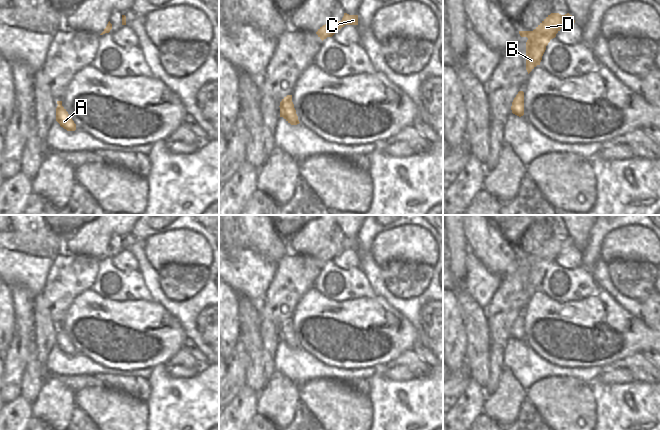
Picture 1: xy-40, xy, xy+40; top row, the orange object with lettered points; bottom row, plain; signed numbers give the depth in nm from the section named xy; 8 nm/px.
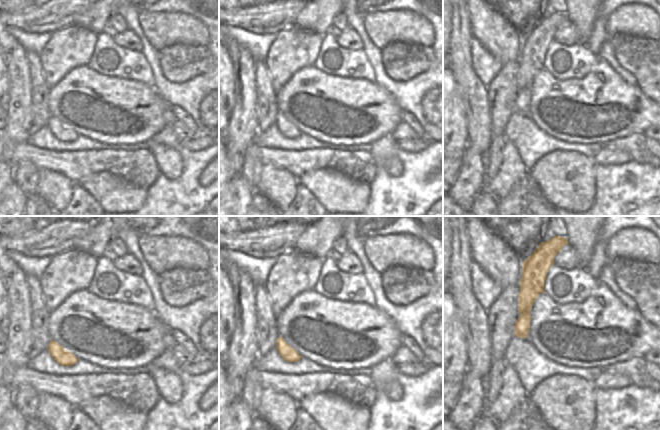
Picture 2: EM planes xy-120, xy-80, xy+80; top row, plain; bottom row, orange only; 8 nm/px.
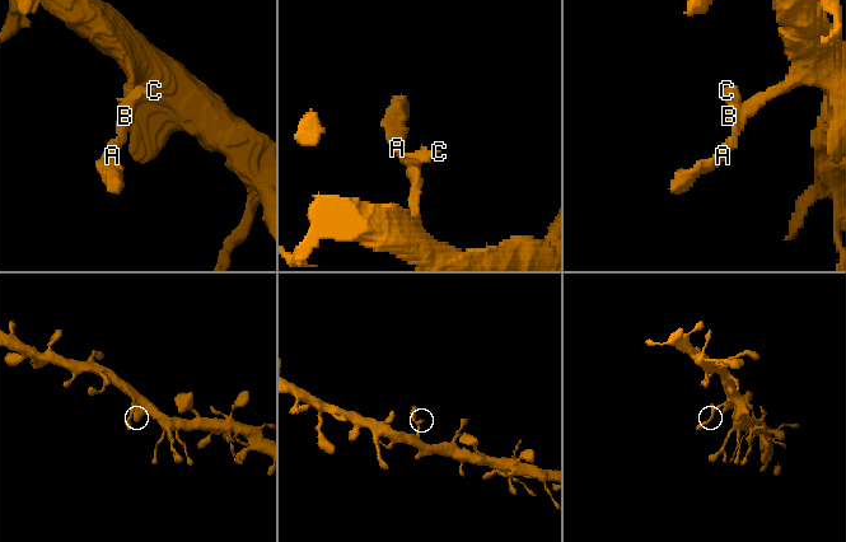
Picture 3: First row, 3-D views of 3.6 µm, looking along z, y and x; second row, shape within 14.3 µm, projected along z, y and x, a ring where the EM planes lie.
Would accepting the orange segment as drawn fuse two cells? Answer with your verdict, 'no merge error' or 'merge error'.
no merge error

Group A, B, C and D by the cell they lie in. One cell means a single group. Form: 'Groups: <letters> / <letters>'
Groups: A B C D.

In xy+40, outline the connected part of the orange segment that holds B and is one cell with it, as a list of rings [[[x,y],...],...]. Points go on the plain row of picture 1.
[[[551,237],[533,255],[519,255],[521,261],[527,261],[526,266],[526,294],[528,298],[540,289],[546,270],[556,261],[563,249],[575,247],[569,237],[561,239]]]

